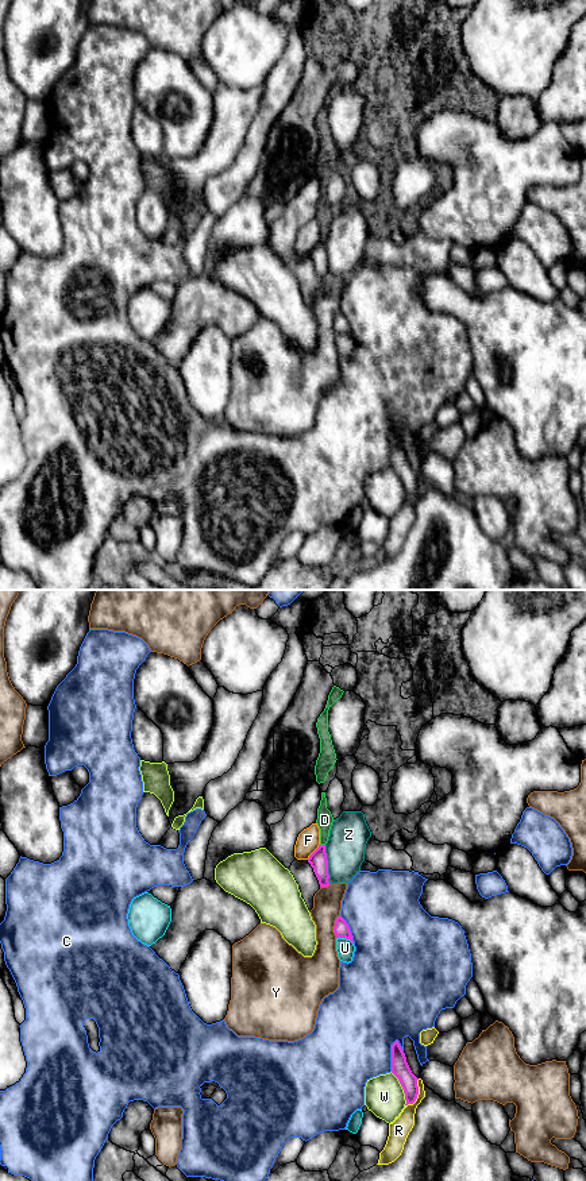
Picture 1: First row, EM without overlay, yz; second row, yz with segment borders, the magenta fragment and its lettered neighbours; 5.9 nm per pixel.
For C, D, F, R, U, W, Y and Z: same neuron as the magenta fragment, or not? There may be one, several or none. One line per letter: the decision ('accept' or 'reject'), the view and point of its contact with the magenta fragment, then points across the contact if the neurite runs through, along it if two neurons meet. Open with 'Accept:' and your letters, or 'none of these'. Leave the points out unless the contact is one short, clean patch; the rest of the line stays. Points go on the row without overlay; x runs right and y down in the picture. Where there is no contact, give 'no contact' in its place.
Accept: none of these
C: reject | yz (392, 451)
D: reject | yz (323, 240) | along yz (320, 239), (324, 240)
F: reject | yz (313, 247)
R: reject | yz (417, 489)
U: reject | yz (344, 332)
W: reject | yz (403, 483)
Y: reject | yz (334, 321)
Z: reject | yz (327, 259)

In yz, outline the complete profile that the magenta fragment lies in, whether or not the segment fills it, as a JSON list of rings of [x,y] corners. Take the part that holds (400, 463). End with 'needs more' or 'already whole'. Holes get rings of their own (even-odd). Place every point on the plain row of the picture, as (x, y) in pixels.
[[[398,436],[392,440],[392,468],[398,474],[404,485],[405,501],[413,499],[419,490],[419,474],[412,468]]] | already whole

